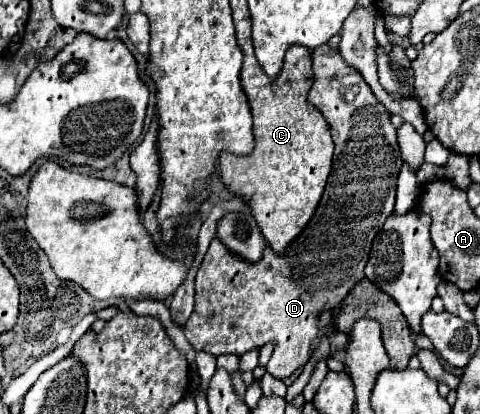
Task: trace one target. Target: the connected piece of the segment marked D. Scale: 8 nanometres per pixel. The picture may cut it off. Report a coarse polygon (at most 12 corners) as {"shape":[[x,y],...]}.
{"shape":[[328,44],[308,104],[336,144],[318,210],[278,256],[214,238],[196,352],[274,340],[280,380],[364,278],[402,158],[388,110]]}

